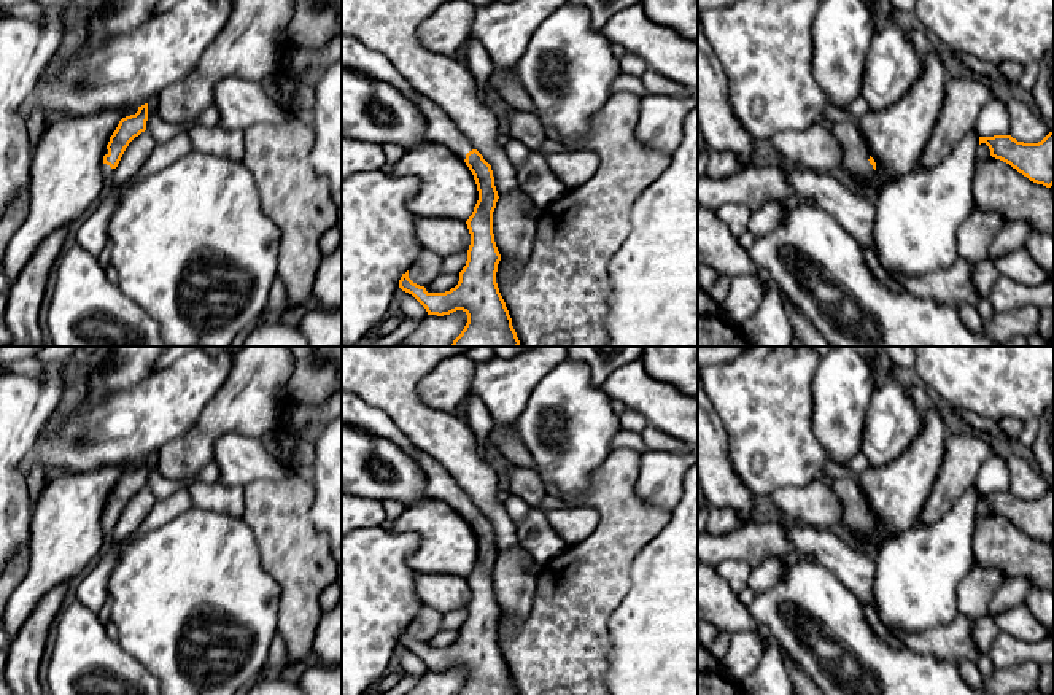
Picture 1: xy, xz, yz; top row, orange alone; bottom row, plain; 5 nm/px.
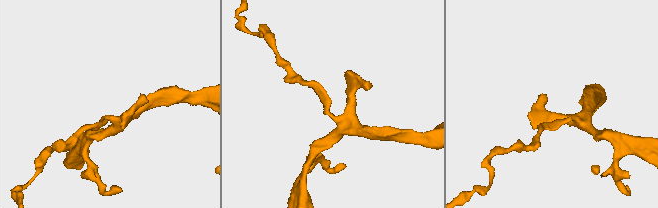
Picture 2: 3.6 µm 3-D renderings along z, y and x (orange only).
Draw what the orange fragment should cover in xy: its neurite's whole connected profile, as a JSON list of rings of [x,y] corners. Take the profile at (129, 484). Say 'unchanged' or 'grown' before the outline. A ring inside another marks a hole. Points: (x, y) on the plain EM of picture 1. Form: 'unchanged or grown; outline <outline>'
grown; outline [[[148,460],[138,463],[135,471],[126,472],[119,477],[116,487],[110,493],[105,506],[102,528],[107,536],[111,534],[129,499],[146,487]]]

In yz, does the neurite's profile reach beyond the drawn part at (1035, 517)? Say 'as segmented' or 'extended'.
as segmented

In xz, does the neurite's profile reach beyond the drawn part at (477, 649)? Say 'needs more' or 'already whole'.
needs more

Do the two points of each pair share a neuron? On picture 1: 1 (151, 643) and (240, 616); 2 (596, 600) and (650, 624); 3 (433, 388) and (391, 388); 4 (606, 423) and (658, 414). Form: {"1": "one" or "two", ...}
{"1": "one", "2": "two", "3": "two", "4": "two"}

